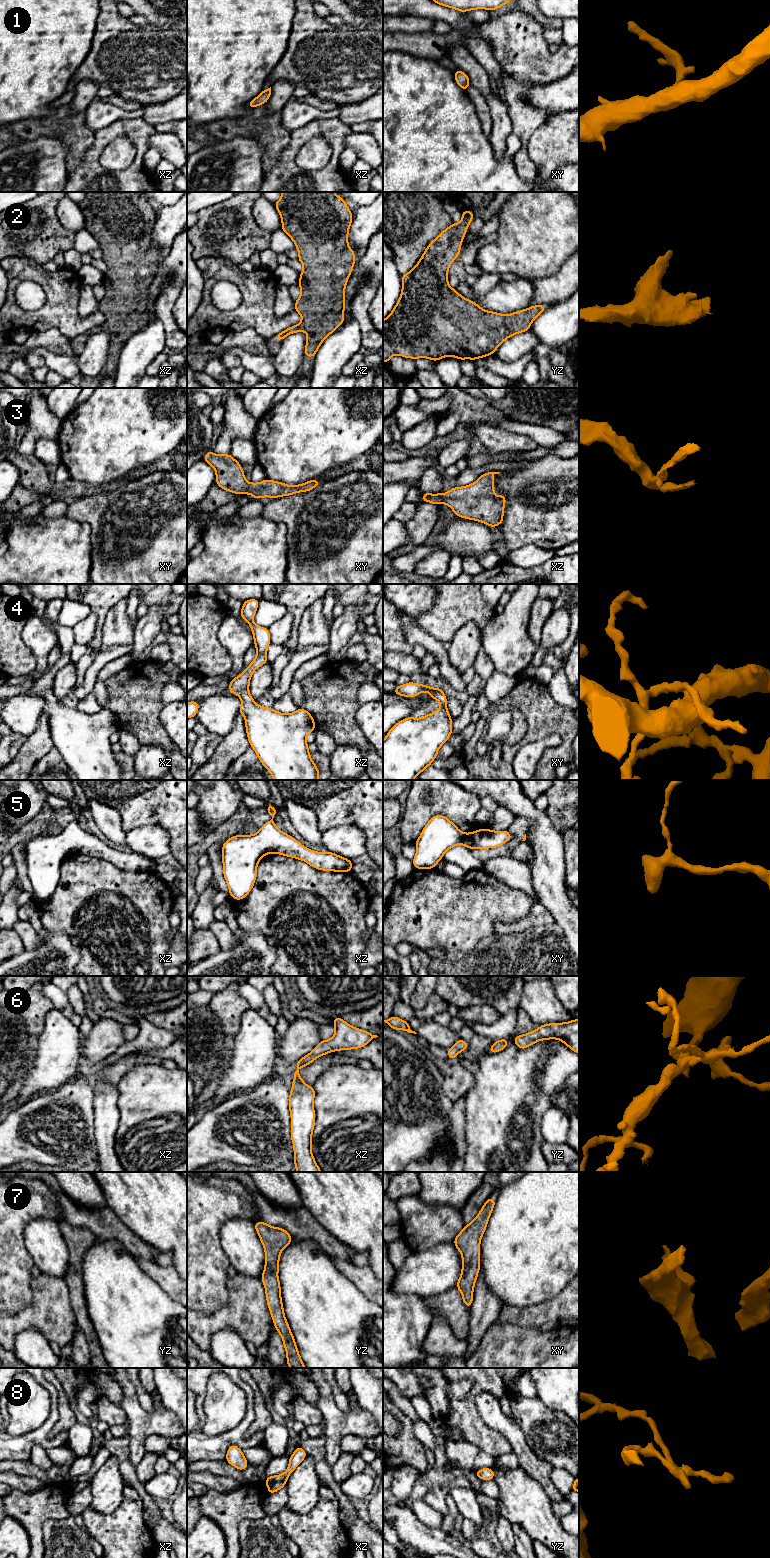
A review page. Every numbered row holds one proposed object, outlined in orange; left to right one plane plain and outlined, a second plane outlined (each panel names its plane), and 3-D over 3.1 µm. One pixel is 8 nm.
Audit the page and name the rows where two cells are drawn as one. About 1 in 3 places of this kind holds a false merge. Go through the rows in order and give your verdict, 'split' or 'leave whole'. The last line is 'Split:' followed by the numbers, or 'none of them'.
1: leave whole
2: leave whole
3: leave whole
4: leave whole
5: leave whole
6: leave whole
7: leave whole
8: leave whole
Split: none of them

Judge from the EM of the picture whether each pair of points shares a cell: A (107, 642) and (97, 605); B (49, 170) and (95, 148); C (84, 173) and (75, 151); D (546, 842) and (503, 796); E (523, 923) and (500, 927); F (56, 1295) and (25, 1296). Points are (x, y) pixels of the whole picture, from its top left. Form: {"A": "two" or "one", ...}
{"A": "two", "B": "two", "C": "two", "D": "one", "E": "one", "F": "two"}

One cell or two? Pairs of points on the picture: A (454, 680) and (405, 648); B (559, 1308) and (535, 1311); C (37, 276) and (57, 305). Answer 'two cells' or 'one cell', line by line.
A: two cells
B: one cell
C: one cell

